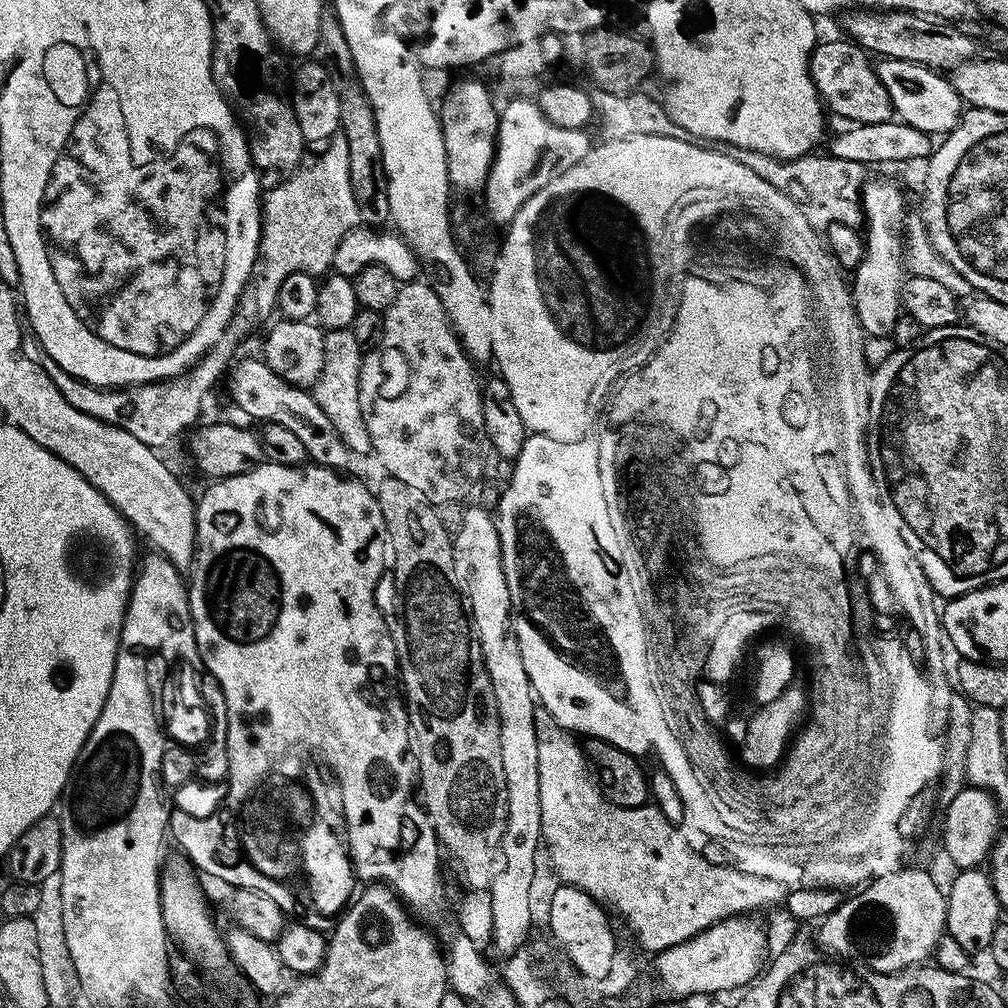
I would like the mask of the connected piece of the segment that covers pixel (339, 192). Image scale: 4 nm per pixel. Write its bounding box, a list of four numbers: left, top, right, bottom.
[42,139,362,450]

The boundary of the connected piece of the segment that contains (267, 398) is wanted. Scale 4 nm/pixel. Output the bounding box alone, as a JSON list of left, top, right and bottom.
[226,359,354,470]

